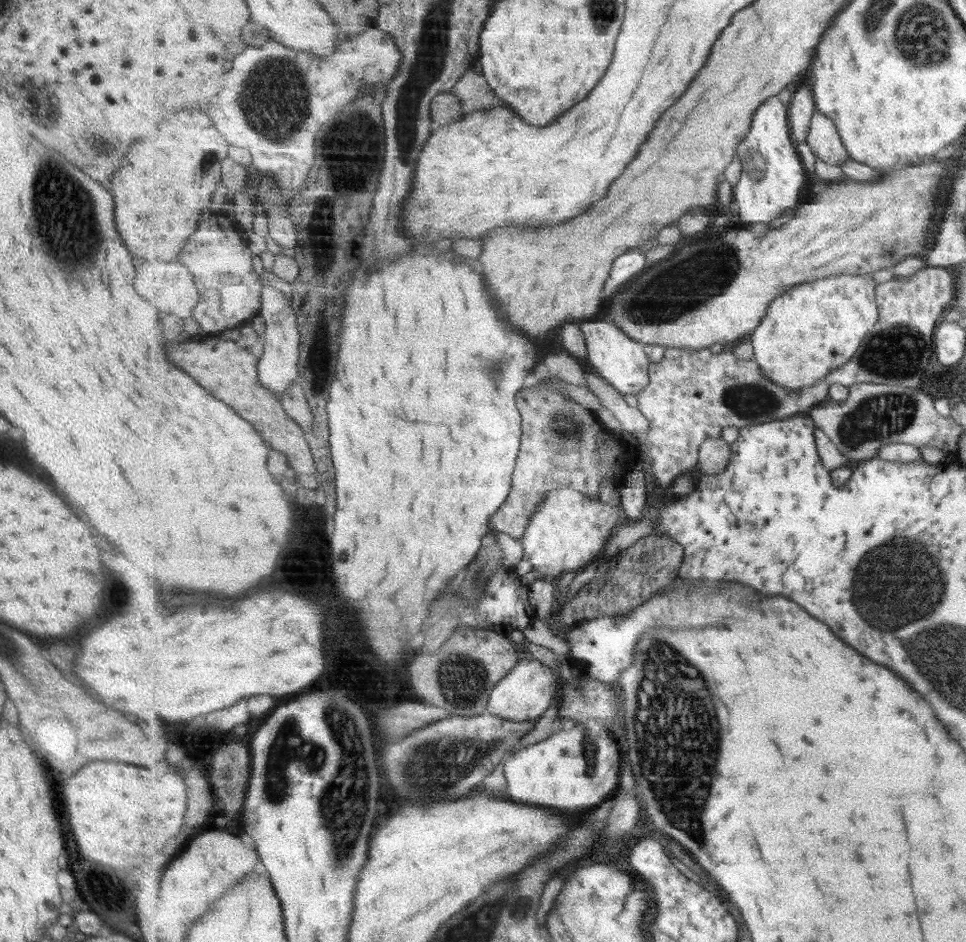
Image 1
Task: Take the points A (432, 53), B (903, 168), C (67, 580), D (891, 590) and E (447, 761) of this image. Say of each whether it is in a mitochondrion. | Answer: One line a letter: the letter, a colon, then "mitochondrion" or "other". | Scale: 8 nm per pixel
A: mitochondrion
B: other
C: other
D: mitochondrion
E: mitochondrion

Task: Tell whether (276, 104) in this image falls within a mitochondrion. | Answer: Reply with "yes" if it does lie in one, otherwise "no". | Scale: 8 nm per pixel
yes

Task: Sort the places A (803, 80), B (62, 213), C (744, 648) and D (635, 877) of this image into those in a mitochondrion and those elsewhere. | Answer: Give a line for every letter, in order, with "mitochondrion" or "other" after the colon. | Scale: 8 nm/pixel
A: other
B: mitochondrion
C: other
D: other

